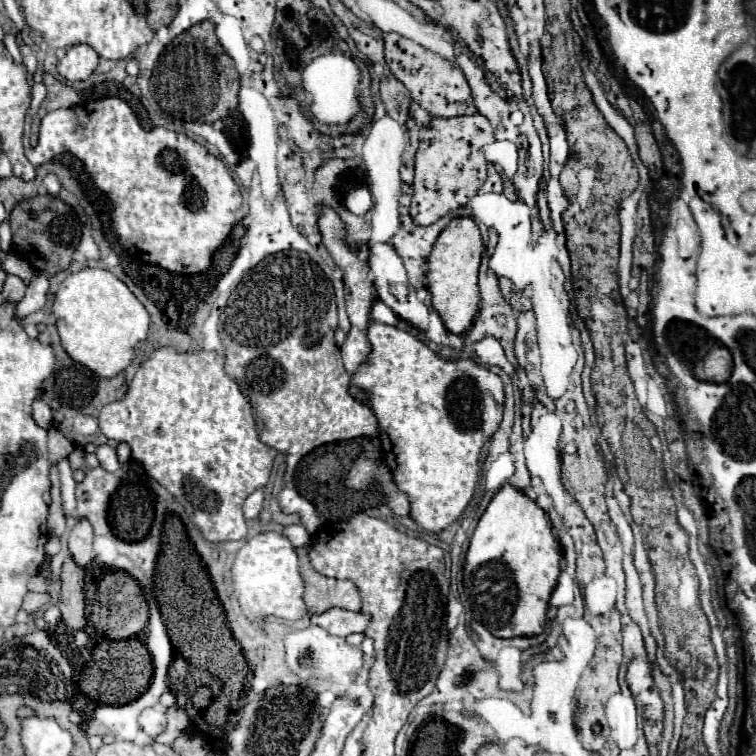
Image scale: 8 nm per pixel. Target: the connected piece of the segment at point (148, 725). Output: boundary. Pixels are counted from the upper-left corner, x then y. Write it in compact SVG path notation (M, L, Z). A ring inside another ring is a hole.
M149 708L149 710L143 710L143 714L139 716L139 724L141 724L141 728L143 728L151 738L155 738L155 736L159 736L159 734L165 730L167 720L165 720L163 714L159 714L157 710Z

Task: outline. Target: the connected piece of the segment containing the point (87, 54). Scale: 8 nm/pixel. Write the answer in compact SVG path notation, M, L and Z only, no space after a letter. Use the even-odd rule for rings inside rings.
M77 44L67 50L67 54L59 60L59 74L69 82L87 80L97 68L97 52L87 44Z

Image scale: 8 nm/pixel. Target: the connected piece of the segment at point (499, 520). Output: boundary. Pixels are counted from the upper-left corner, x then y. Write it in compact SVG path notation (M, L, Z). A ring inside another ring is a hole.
M505 484L489 502L483 512L465 554L463 564L463 588L471 604L473 618L483 624L497 638L523 638L537 636L545 628L545 614L549 608L551 592L557 584L561 568L561 546L551 532L547 514L523 492Z

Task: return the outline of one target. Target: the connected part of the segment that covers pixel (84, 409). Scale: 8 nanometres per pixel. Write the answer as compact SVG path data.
M49 324L49 326L39 334L39 340L41 340L43 344L49 344L49 346L53 348L53 352L55 352L55 358L57 358L57 366L55 366L55 372L53 372L51 380L47 378L47 380L43 382L43 386L39 388L39 398L45 400L45 402L51 406L51 410L53 410L53 426L55 426L57 430L61 430L61 432L63 432L75 446L79 446L79 448L83 448L83 444L89 444L89 442L93 442L95 446L109 444L109 446L117 448L117 442L105 438L101 432L91 434L91 436L79 434L79 432L73 428L73 420L75 420L75 416L79 416L79 414L87 414L87 416L93 416L93 418L95 418L95 416L99 414L99 410L101 410L107 402L119 400L119 398L121 398L121 392L125 390L125 384L127 384L127 382L125 382L125 374L117 374L115 378L103 380L103 378L97 378L97 376L95 376L91 370L87 370L85 366L73 362L73 360L67 356L67 352L63 350L63 346L61 346L61 342L59 342L59 336L57 336L57 328L55 328L53 324Z

